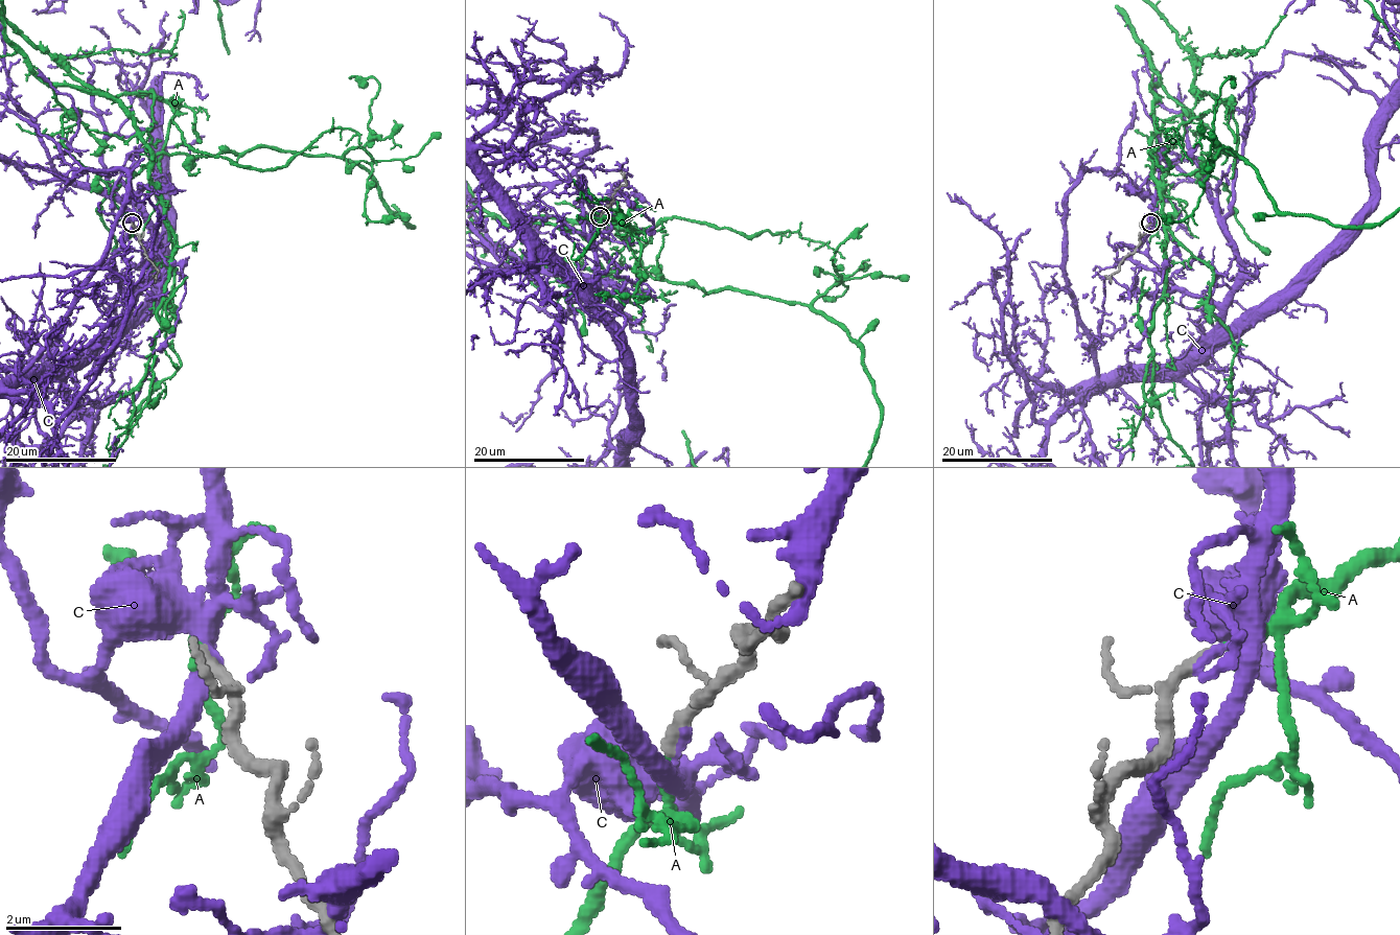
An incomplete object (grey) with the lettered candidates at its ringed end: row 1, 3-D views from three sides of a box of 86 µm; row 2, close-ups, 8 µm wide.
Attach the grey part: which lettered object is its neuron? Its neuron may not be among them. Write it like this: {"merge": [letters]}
{"merge": ["A"]}

